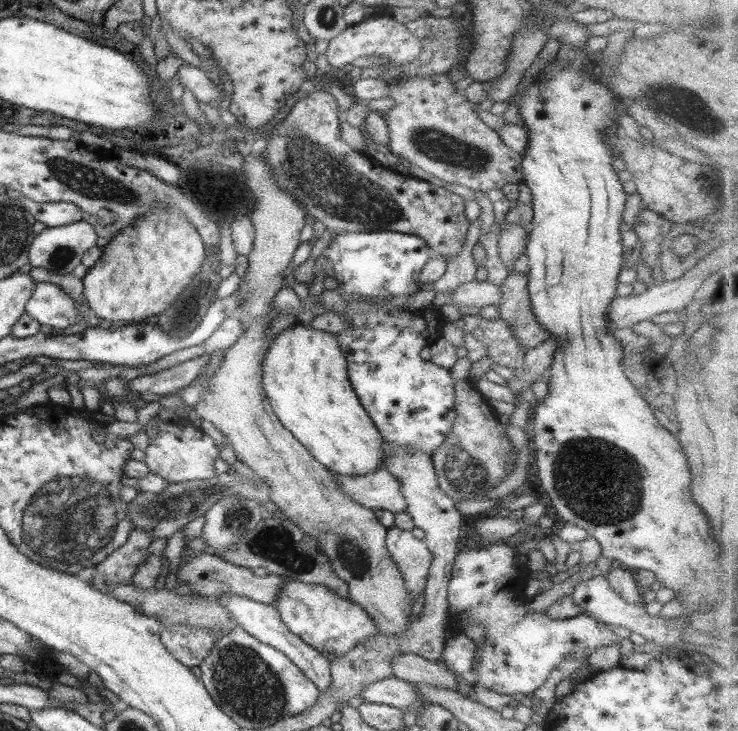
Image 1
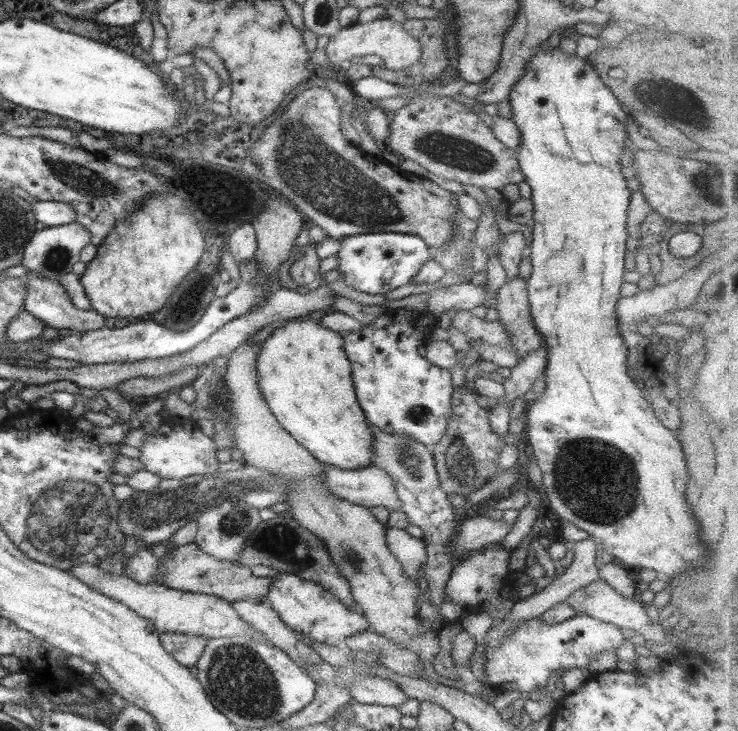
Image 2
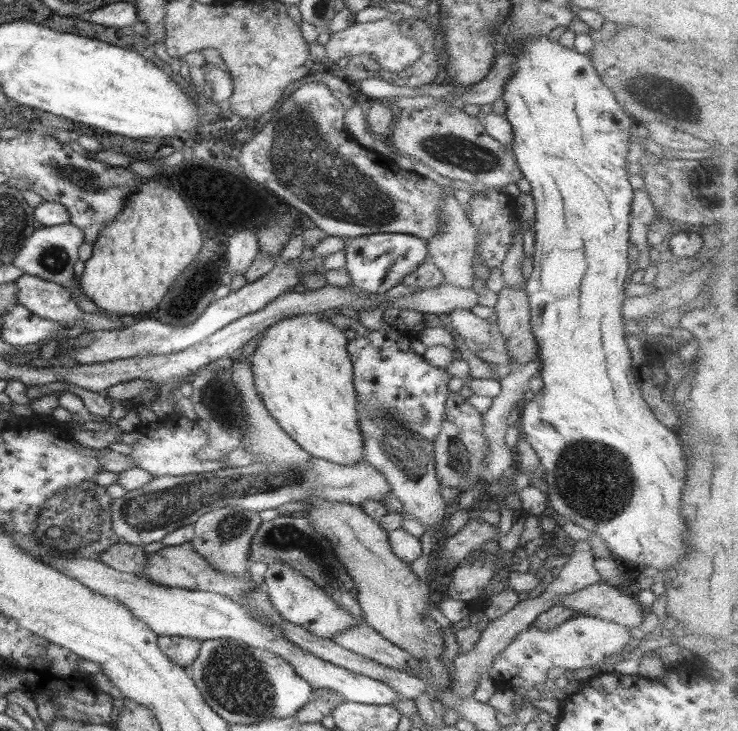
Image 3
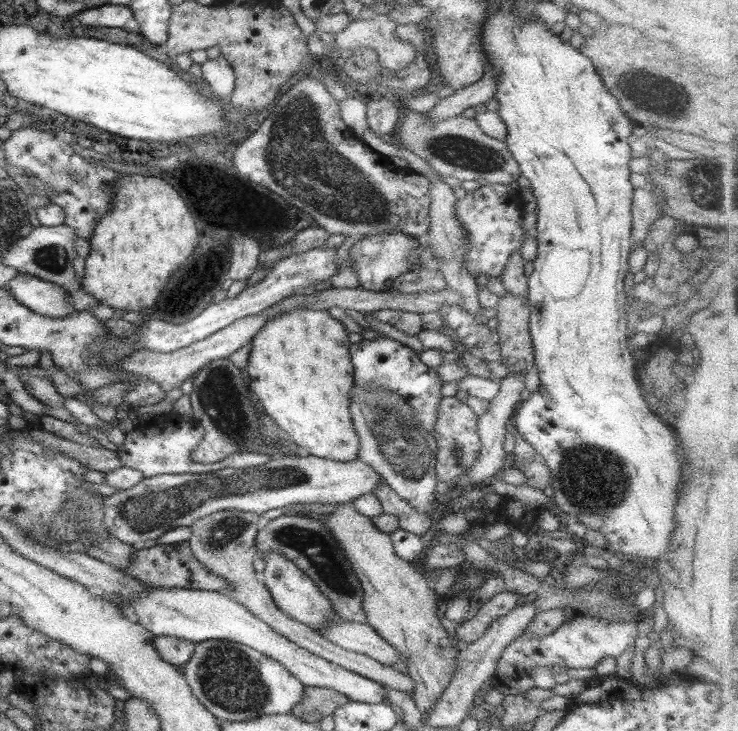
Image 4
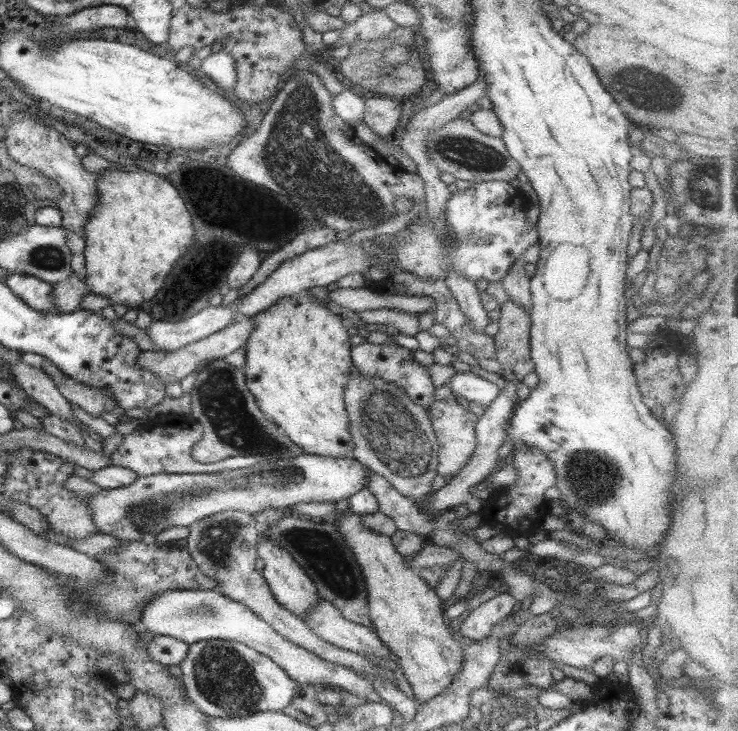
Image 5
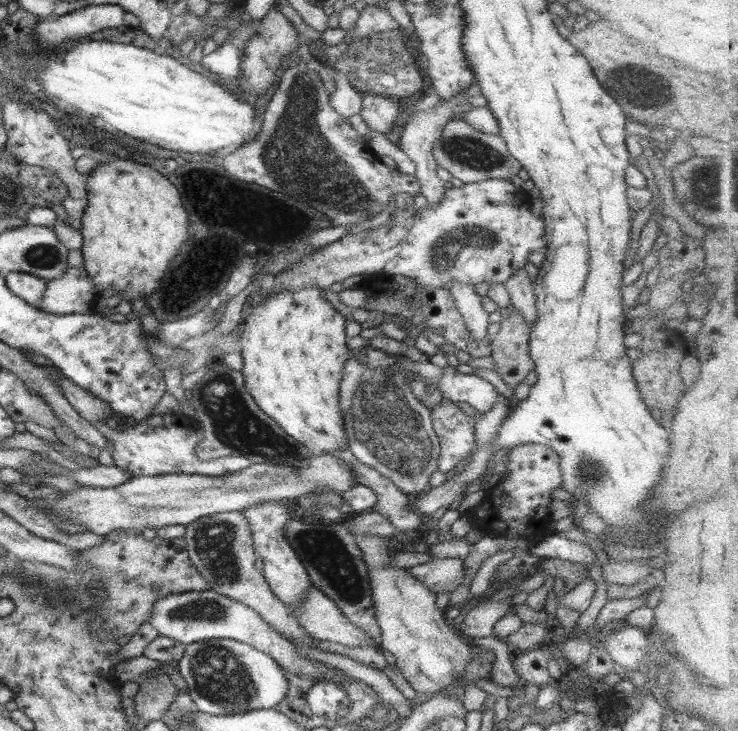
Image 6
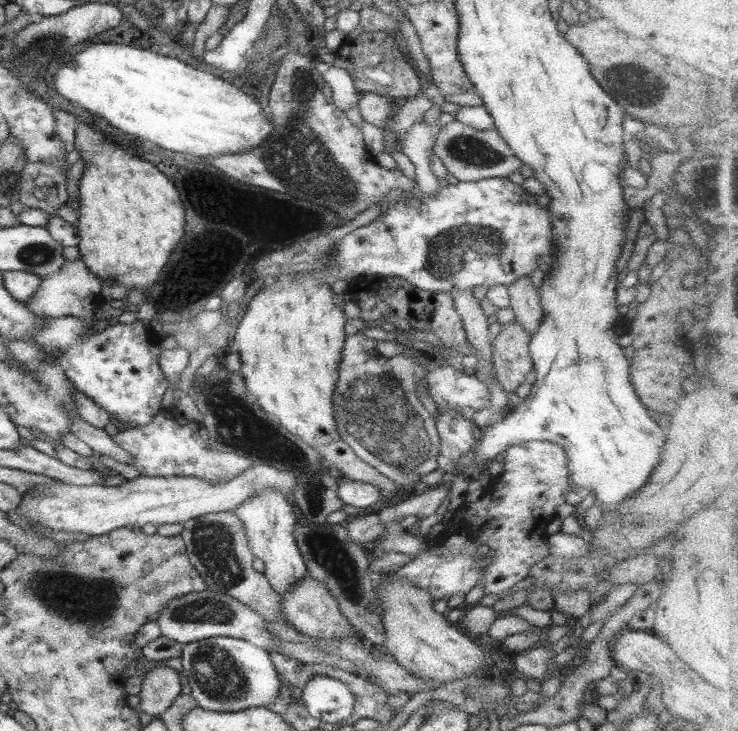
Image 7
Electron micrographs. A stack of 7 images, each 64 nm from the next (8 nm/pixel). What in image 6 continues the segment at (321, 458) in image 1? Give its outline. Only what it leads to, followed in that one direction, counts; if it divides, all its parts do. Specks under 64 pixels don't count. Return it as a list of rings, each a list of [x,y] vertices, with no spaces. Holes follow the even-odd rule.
[[[306,286],[296,291],[284,291],[280,293],[272,293],[268,297],[264,297],[256,307],[252,308],[250,314],[247,316],[244,326],[244,331],[240,335],[240,346],[239,349],[243,356],[243,367],[241,373],[244,376],[245,385],[248,392],[252,395],[252,398],[256,401],[256,404],[260,409],[267,415],[270,416],[276,423],[278,423],[284,432],[296,439],[296,442],[304,444],[312,454],[332,454],[332,451],[336,449],[344,449],[349,447],[350,440],[344,432],[343,417],[340,408],[340,381],[344,378],[344,365],[348,361],[348,336],[346,336],[345,326],[346,318],[324,297],[322,289],[318,286]]]

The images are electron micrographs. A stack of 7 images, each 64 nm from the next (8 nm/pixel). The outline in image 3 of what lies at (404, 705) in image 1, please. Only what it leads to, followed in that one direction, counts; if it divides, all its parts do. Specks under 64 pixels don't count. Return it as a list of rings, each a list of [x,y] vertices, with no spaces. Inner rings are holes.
[[[60,555],[43,558],[52,568],[64,573],[64,576],[86,585],[96,593],[120,601],[129,612],[144,622],[158,636],[180,636],[191,640],[233,639],[247,647],[261,649],[291,664],[291,668],[314,689],[335,691],[344,696],[346,701],[369,705],[390,705],[399,700],[399,695],[390,686],[378,680],[349,672],[340,666],[313,656],[310,652],[295,646],[269,626],[263,626],[253,620],[242,605],[233,598],[217,592],[197,591],[185,588],[168,588],[134,574],[120,572],[106,566],[96,559],[82,557],[60,557]]]

